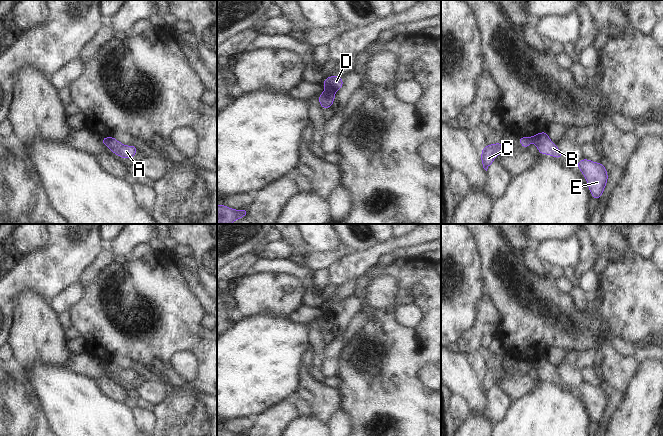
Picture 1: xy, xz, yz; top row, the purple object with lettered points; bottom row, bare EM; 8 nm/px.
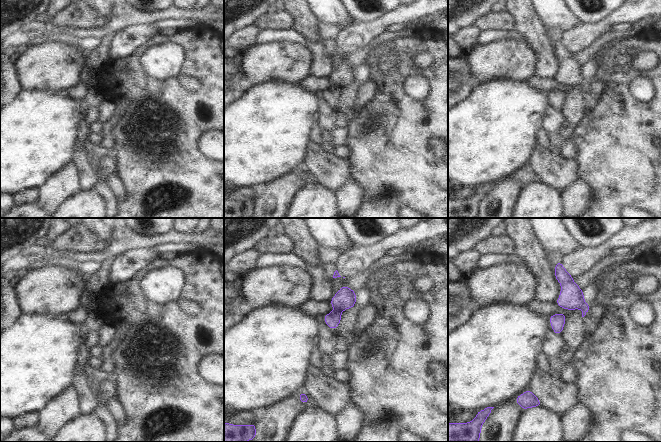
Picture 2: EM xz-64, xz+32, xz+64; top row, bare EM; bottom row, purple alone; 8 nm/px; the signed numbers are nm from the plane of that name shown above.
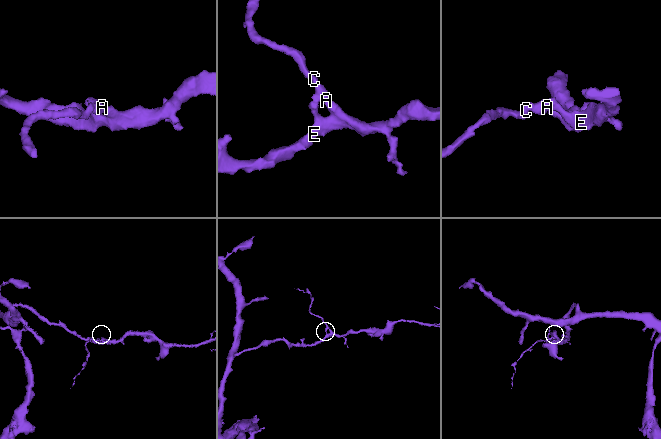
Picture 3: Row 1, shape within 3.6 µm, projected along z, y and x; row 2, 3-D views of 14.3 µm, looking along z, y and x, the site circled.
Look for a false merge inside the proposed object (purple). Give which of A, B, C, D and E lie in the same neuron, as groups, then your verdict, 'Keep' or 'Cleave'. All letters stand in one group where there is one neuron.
Groups: A C D / B E. Cleave

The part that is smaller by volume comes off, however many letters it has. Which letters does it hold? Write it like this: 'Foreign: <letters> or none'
Foreign: A, C, D

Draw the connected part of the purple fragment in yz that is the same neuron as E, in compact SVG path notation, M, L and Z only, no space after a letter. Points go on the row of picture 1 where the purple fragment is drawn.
M585 158L581 159L576 164L587 180L592 198L595 201L601 198L609 177L604 165Z

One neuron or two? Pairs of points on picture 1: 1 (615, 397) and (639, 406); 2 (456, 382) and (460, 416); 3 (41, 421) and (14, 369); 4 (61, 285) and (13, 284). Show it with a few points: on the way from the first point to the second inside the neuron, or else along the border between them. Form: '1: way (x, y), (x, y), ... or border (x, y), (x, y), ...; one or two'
1: border (624, 393), (622, 402), (609, 420); two
2: border (452, 394), (463, 396), (472, 410); two
3: way (28, 408), (16, 396), (16, 382); one
4: way (49, 282), (25, 282); one

